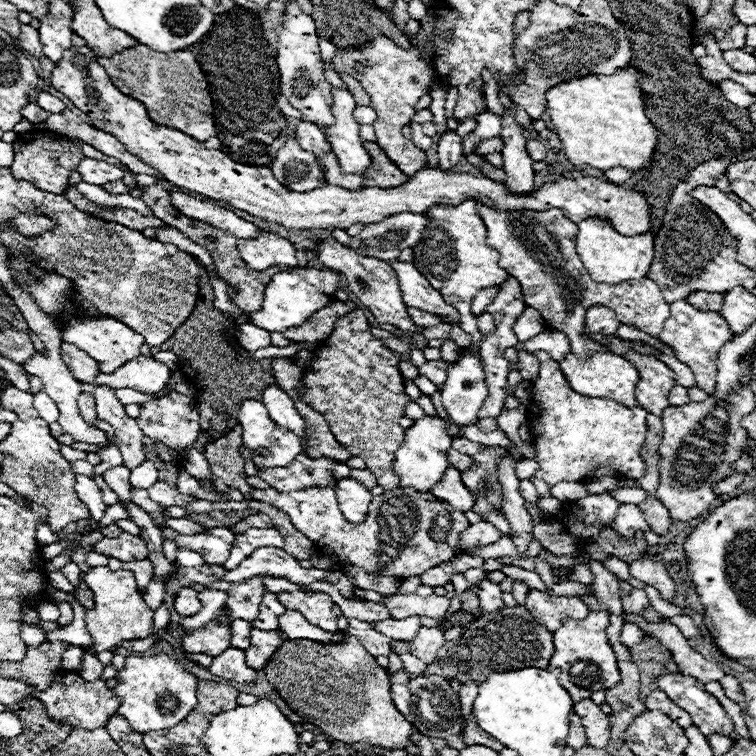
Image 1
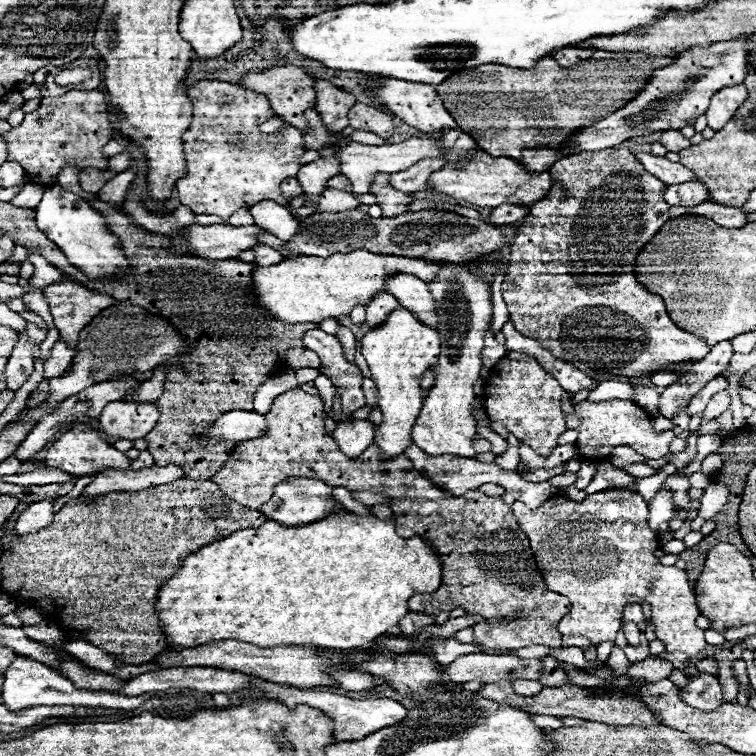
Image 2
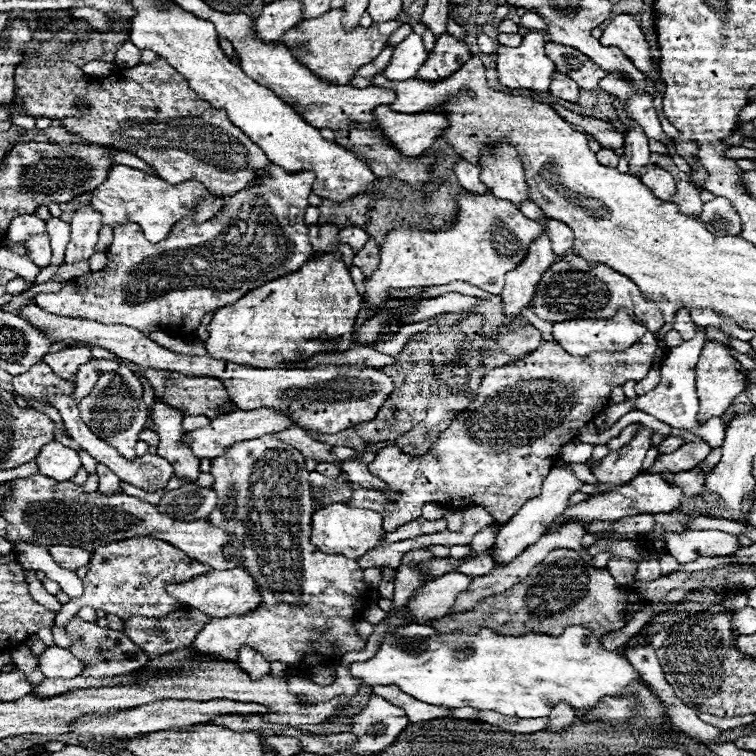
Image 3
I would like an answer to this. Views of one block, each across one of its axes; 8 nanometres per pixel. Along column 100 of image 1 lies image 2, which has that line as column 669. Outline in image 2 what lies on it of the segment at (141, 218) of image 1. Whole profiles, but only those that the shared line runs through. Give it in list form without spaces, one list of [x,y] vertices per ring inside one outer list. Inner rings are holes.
[[[704,202],[693,207],[671,206],[669,208],[670,218],[676,218],[685,214],[693,214],[706,216],[710,220],[714,220],[720,226],[728,226],[728,228],[740,228],[746,224],[746,214],[742,214],[738,208],[728,208],[728,206],[720,206],[714,202]]]

